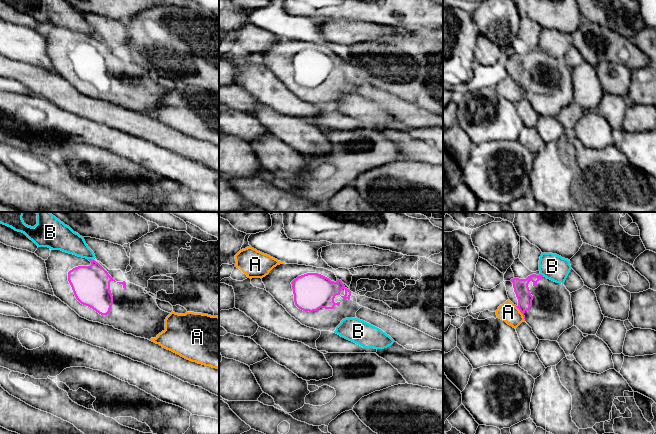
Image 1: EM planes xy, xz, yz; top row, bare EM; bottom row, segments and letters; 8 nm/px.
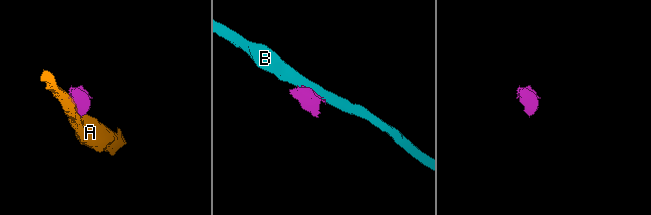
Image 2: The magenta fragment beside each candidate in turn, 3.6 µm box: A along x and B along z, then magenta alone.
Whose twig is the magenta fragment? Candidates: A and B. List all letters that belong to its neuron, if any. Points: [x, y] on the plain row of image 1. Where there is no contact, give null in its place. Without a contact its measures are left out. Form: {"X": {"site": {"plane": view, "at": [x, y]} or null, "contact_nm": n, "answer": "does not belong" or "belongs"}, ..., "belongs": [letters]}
{"A": {"site": {"plane": "yz", "at": [520, 87]}, "contact_nm": 150, "answer": "does not belong"}, "B": {"site": {"plane": "xy", "at": [91, 35]}, "contact_nm": 50, "answer": "does not belong"}, "belongs": []}

